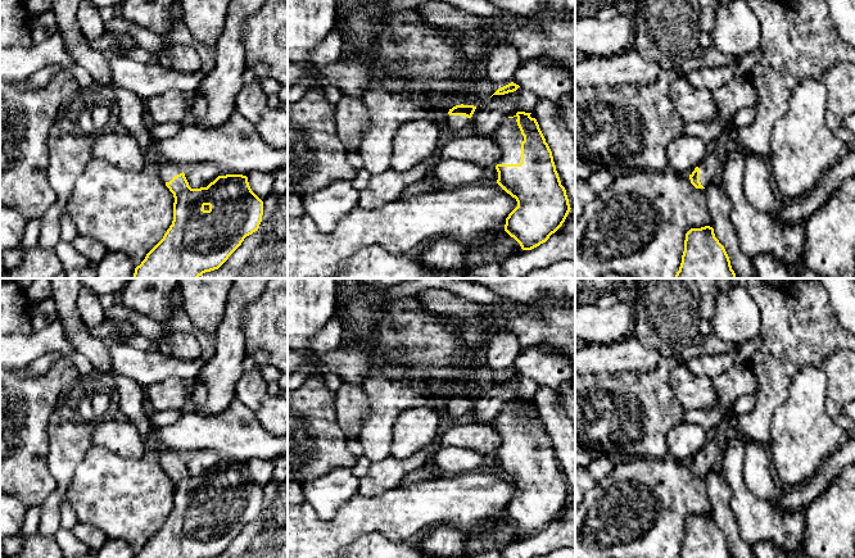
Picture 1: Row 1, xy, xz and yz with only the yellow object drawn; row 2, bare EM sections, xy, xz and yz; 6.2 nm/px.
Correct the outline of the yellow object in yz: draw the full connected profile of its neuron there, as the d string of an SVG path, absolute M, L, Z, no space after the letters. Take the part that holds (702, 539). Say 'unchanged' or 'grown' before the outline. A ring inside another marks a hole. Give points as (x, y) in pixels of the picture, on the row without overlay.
unchanged; M712 514L691 516L686 521L679 558L733 558Z

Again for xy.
grown; M151 449L173 481L173 508L163 526L146 541L135 558L214 558L241 532L244 526L259 516L263 503L263 489L252 478L248 464L243 462L218 463L207 475L191 476L182 457L177 453Z

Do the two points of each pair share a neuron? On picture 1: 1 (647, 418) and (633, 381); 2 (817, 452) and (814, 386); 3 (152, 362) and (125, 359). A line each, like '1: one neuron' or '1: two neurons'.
1: one neuron
2: one neuron
3: one neuron

